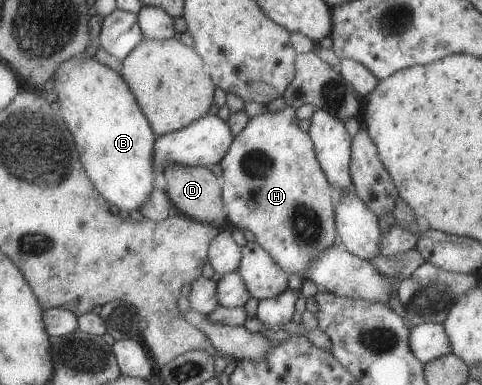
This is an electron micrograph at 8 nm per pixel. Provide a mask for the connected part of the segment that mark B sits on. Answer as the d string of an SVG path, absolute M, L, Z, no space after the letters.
M81 54L57 67L54 79L55 87L51 98L59 100L59 113L77 143L81 163L91 181L95 183L97 191L110 205L117 206L121 214L127 216L127 213L134 210L140 211L141 205L155 191L156 168L153 163L153 149L156 139L147 117L139 107L135 95L123 81L119 70L114 70L107 62L99 63L95 56L86 57Z

